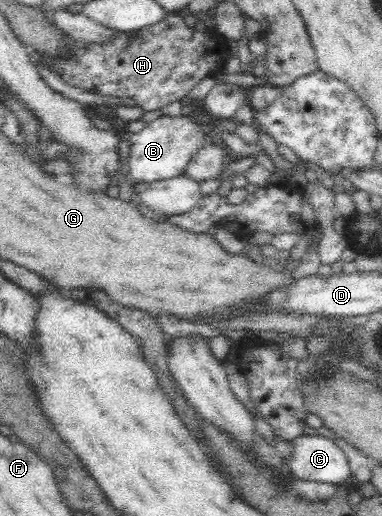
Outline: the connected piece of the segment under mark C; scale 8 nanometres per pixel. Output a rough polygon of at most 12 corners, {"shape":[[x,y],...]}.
{"shape":[[299,435],[297,479],[335,485],[353,479],[347,455],[321,435]]}

